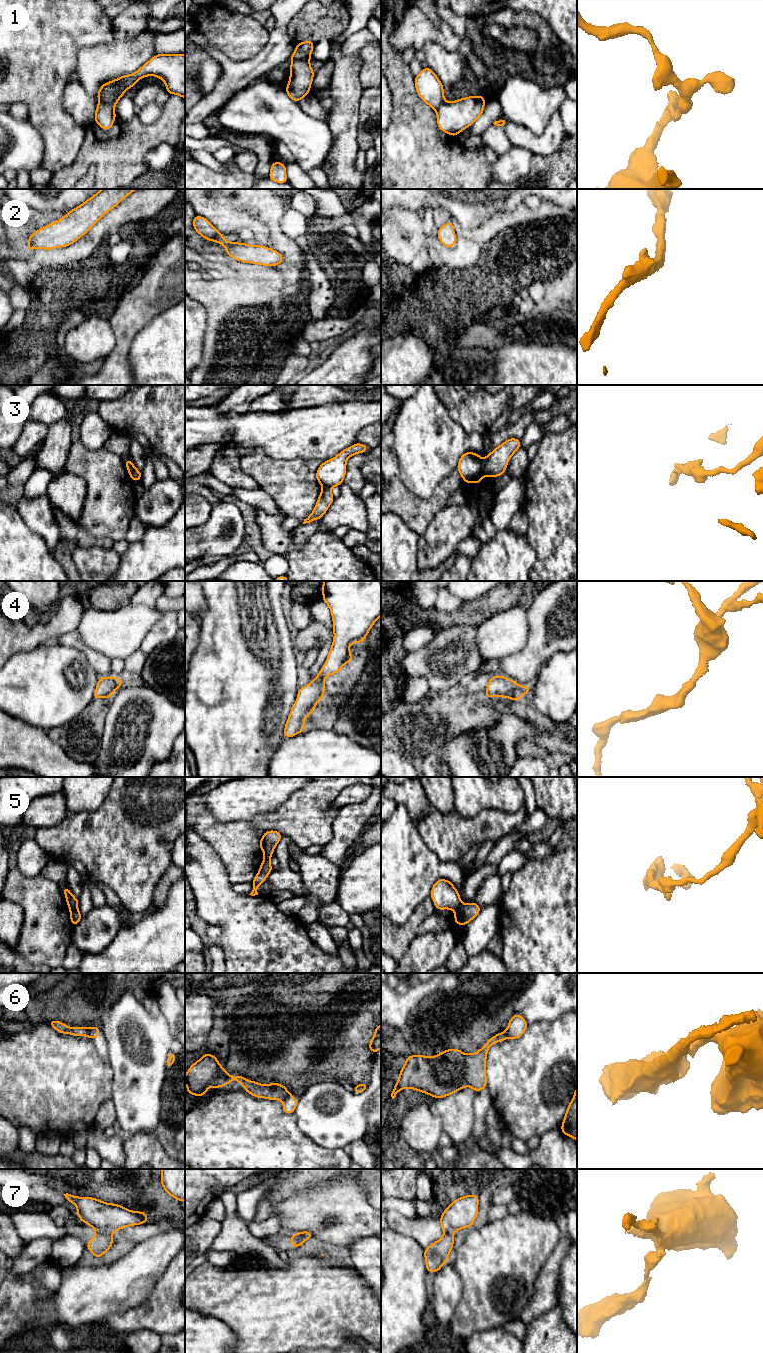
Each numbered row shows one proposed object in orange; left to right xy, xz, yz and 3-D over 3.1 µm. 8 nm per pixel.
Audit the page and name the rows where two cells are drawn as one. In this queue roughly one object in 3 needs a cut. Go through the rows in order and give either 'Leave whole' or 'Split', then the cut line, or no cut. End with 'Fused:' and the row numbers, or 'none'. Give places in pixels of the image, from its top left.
1: Split. Split along xy (99, 101), (109, 104), (113, 108)
2: Leave whole. No split
3: Split. Split along yz (483, 460), (484, 474)
4: Leave whole. No split
5: Split. Split along yz (461, 903), (454, 910)
6: Split. Split along xy (84, 1028), (88, 1035)
7: Split. Split along xy (96, 1231), (110, 1233)
Fused: 1, 3, 5, 6, 7

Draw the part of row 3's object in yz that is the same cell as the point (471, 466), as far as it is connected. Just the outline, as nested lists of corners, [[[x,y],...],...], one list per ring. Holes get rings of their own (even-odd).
[[[466,452],[459,459],[457,470],[465,483],[478,485],[484,476],[484,460],[474,452]]]

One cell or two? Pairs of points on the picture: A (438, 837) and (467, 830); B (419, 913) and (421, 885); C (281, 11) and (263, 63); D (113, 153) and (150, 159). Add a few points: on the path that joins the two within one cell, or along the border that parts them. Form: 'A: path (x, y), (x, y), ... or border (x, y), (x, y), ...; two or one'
A: path (445, 835), (460, 834); one
B: border (429, 895), (416, 907), (406, 921); two
C: path (280, 24), (279, 47), (276, 50); one
D: border (163, 143), (153, 147), (146, 154), (148, 170); two

